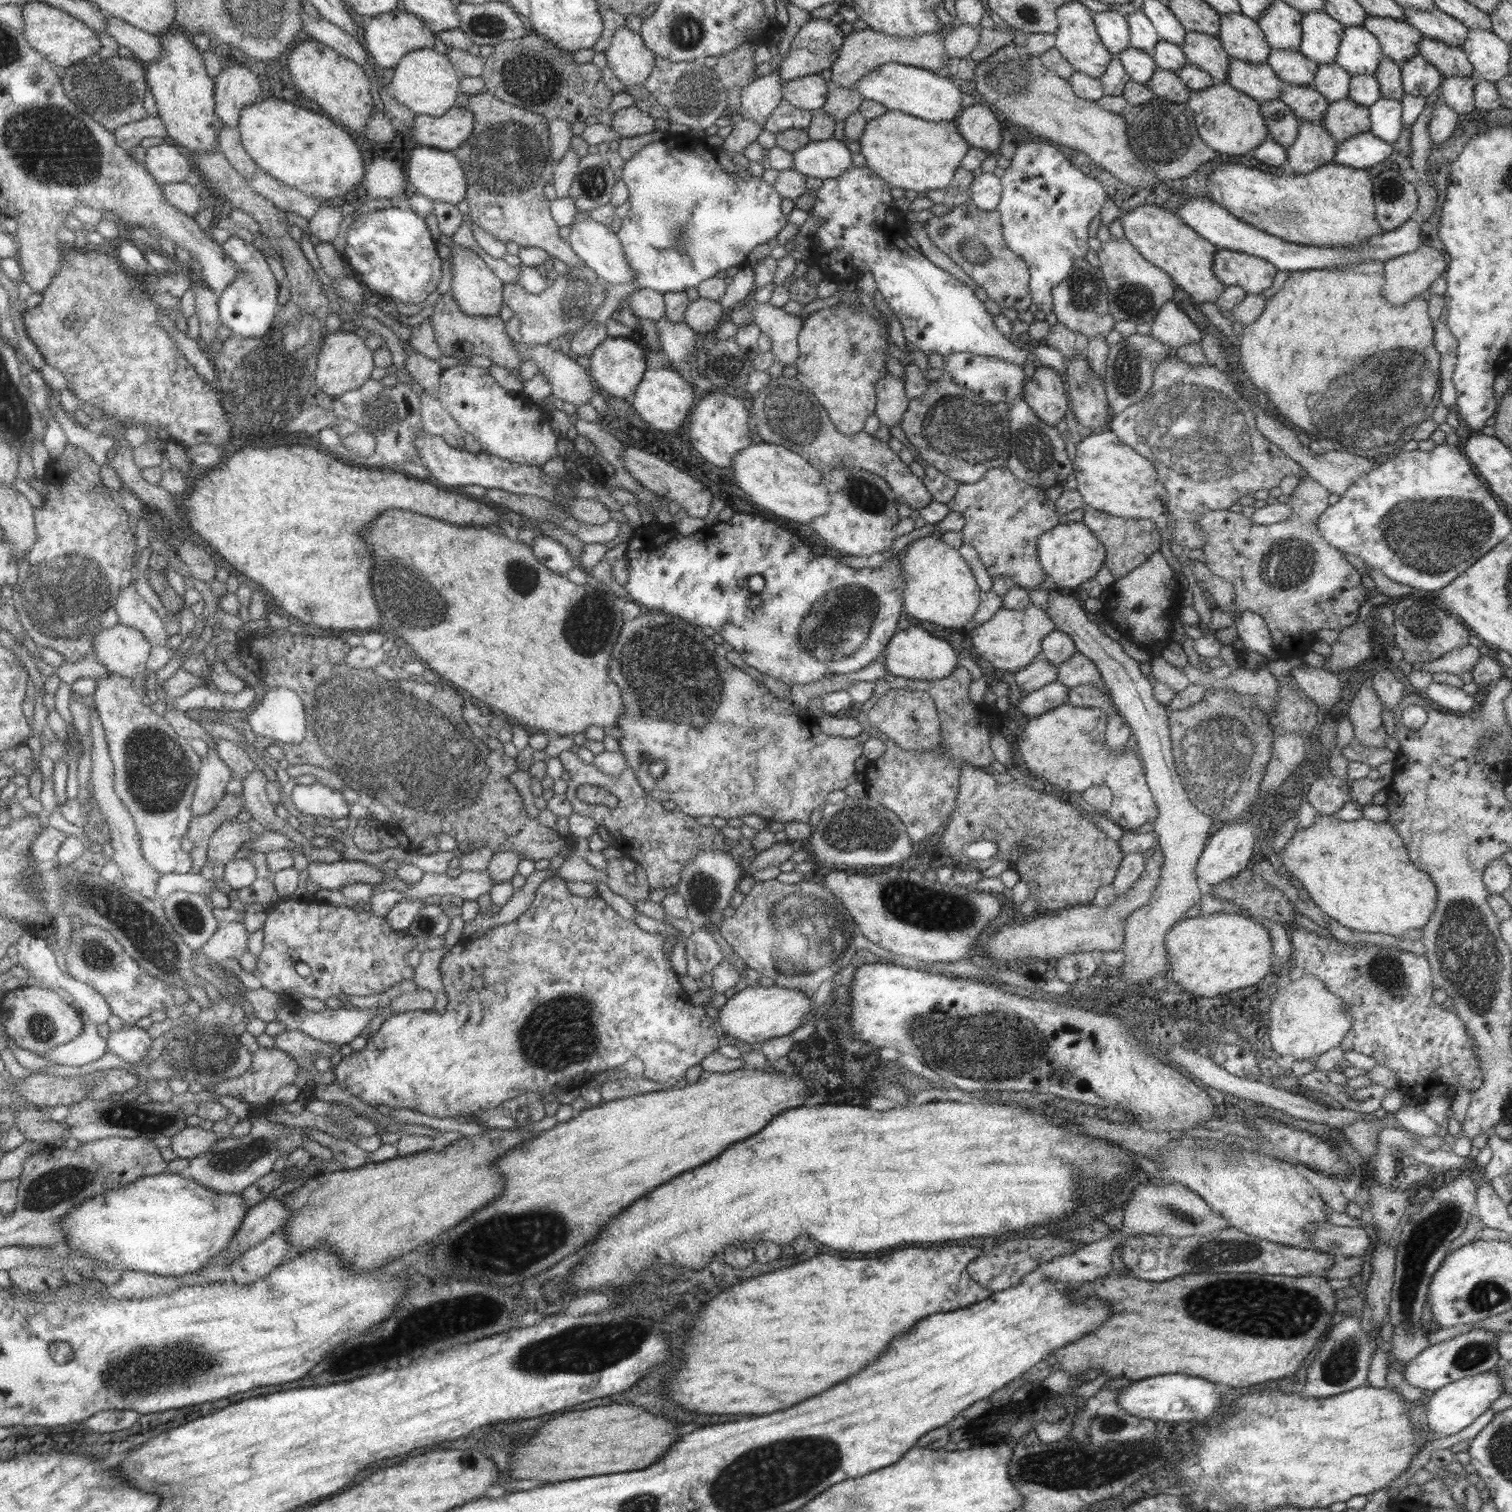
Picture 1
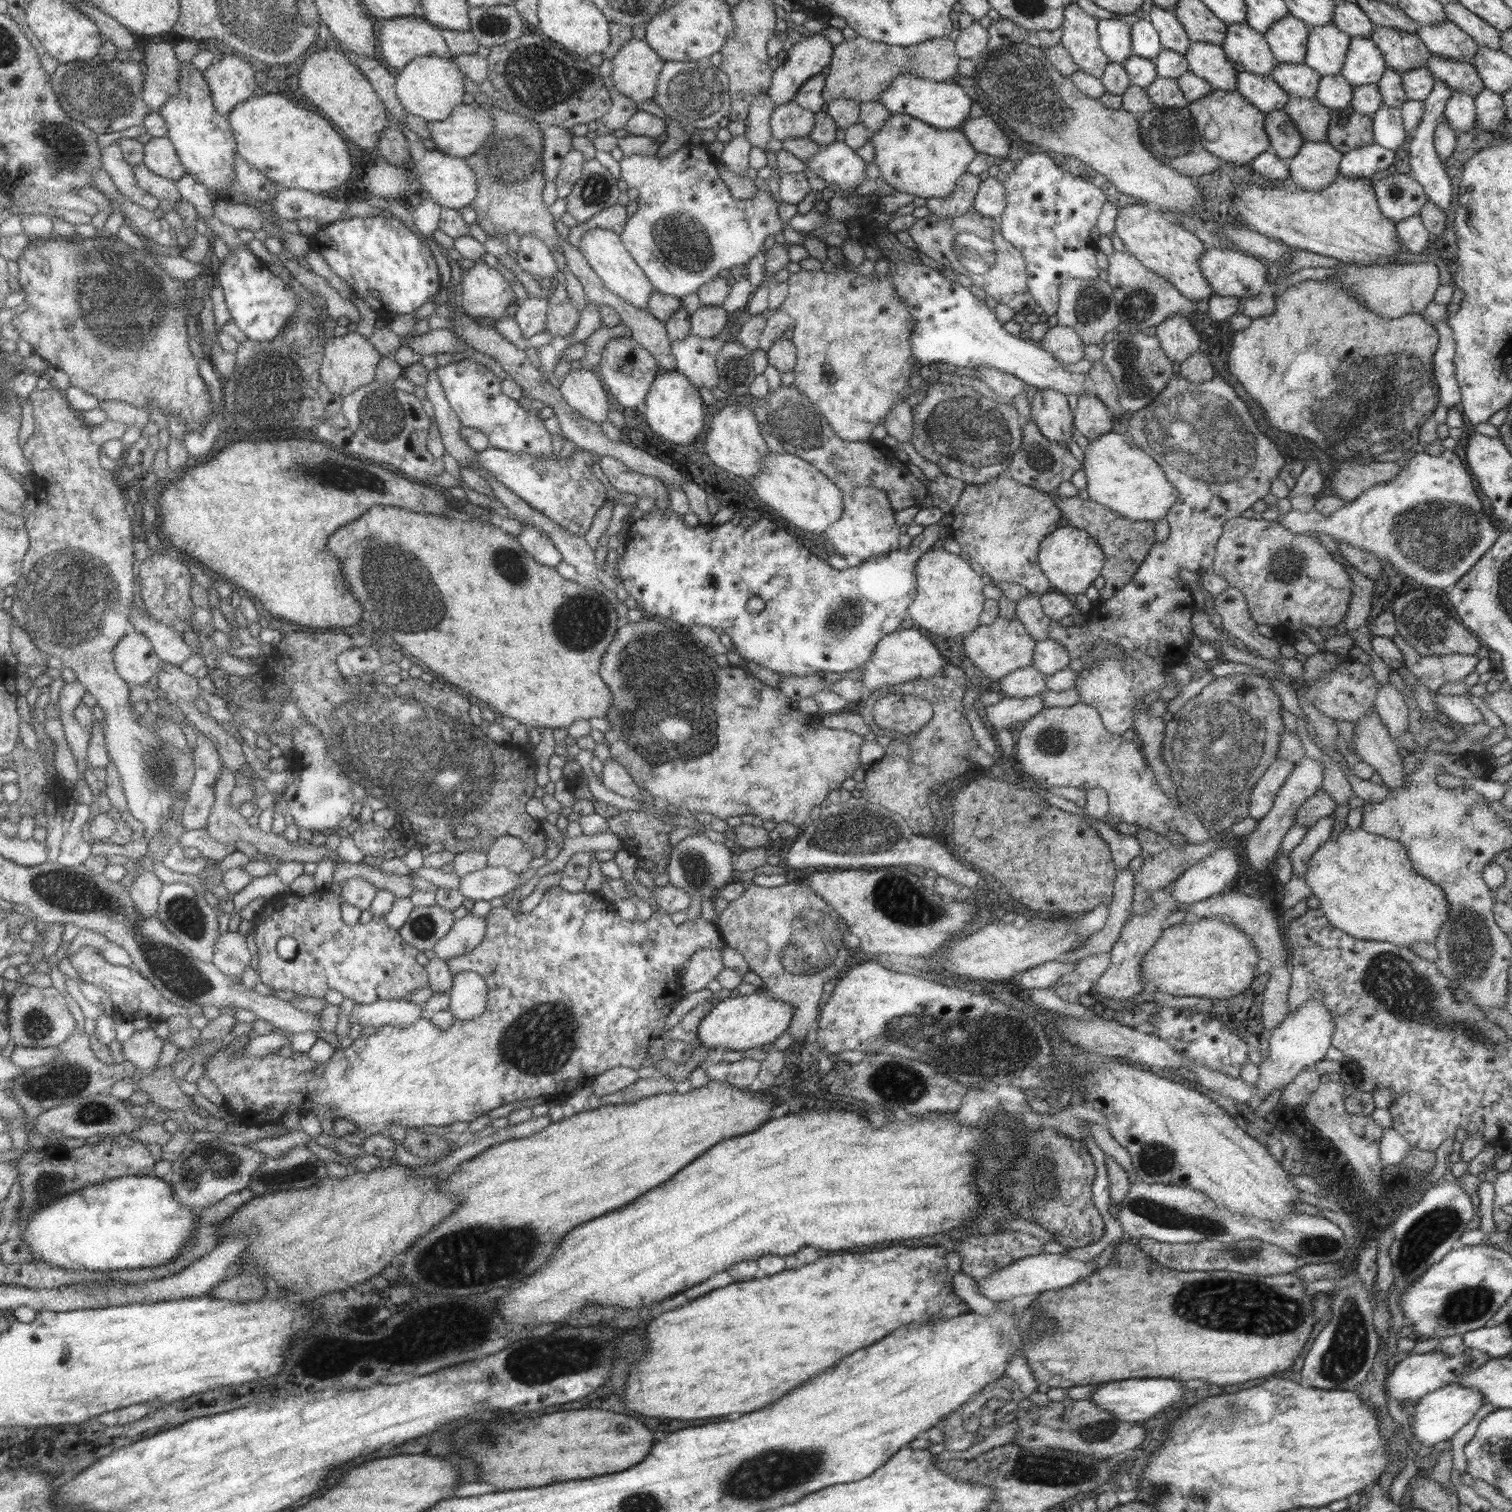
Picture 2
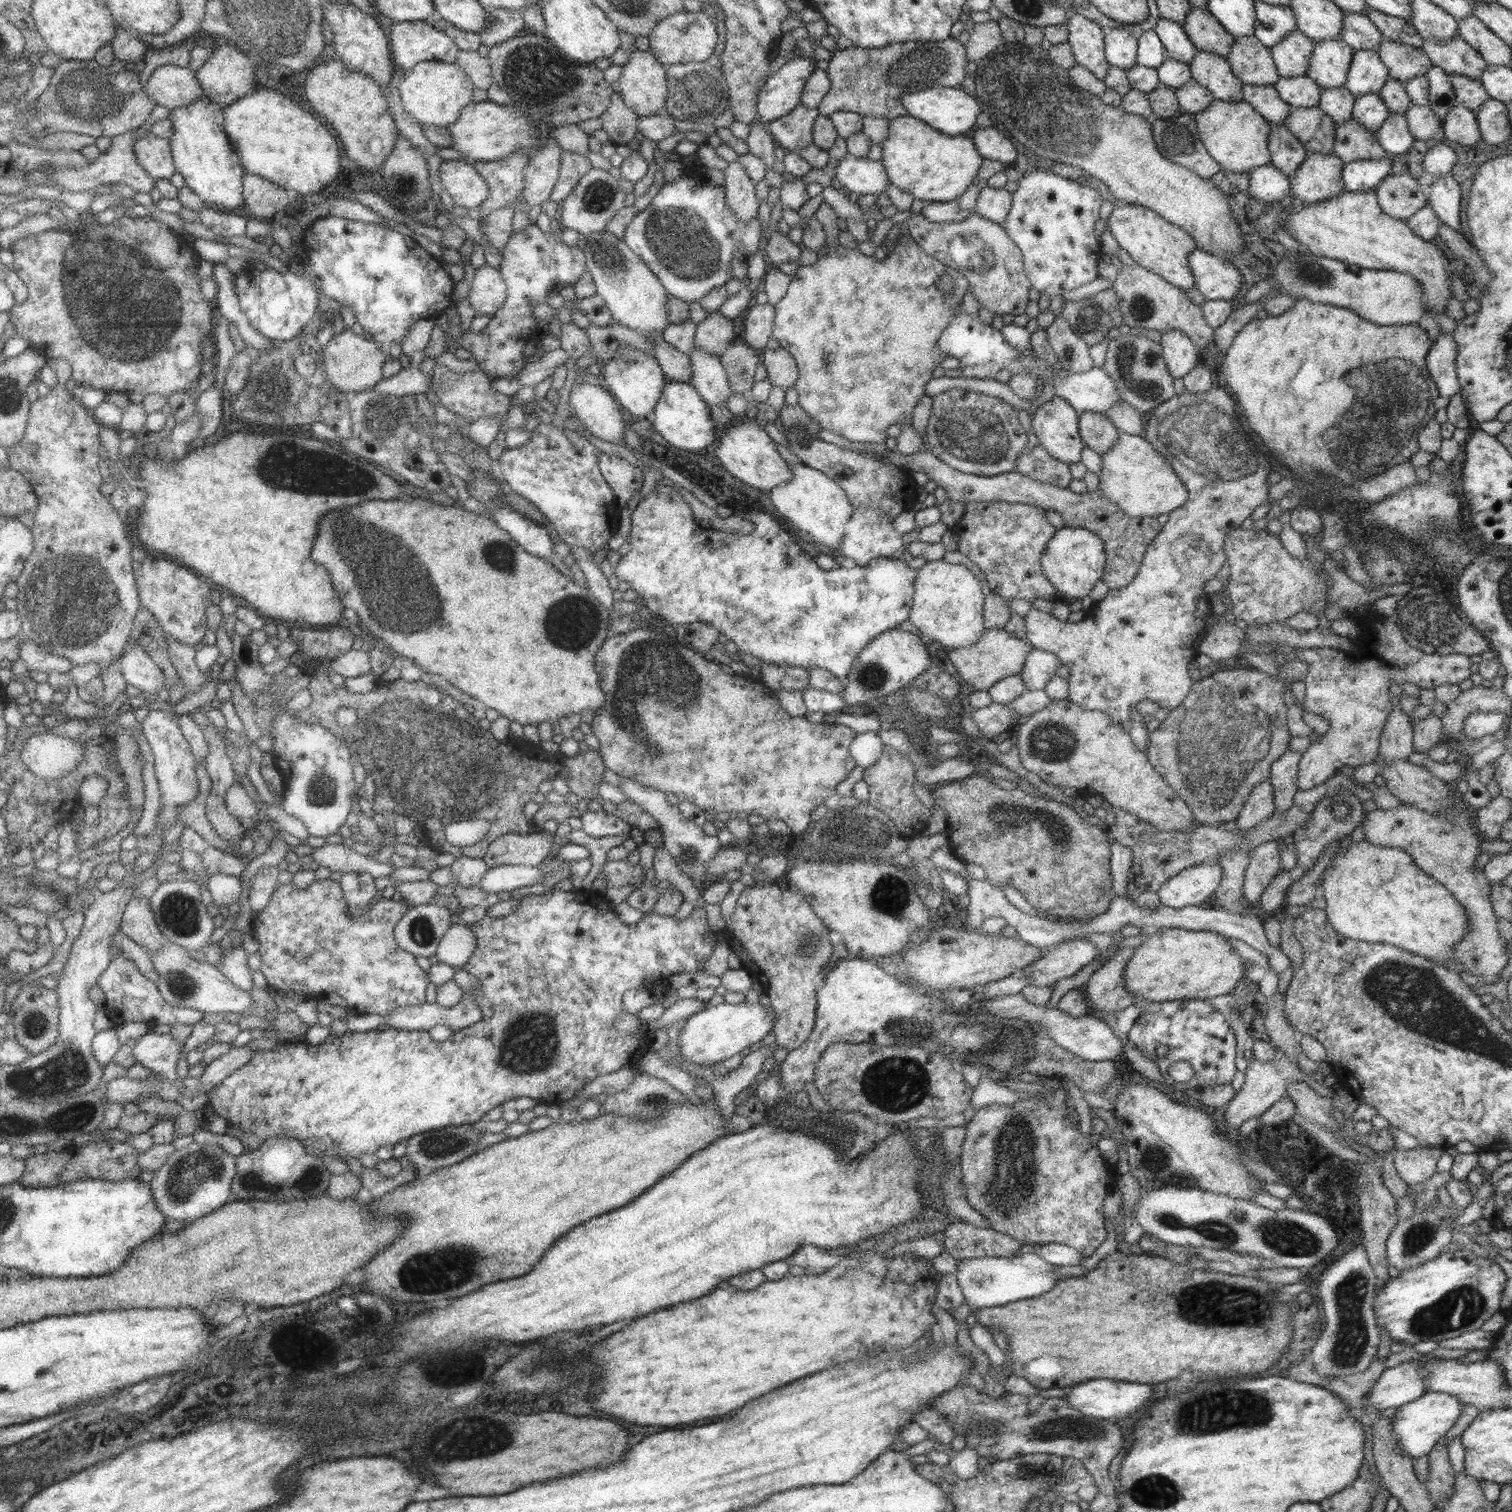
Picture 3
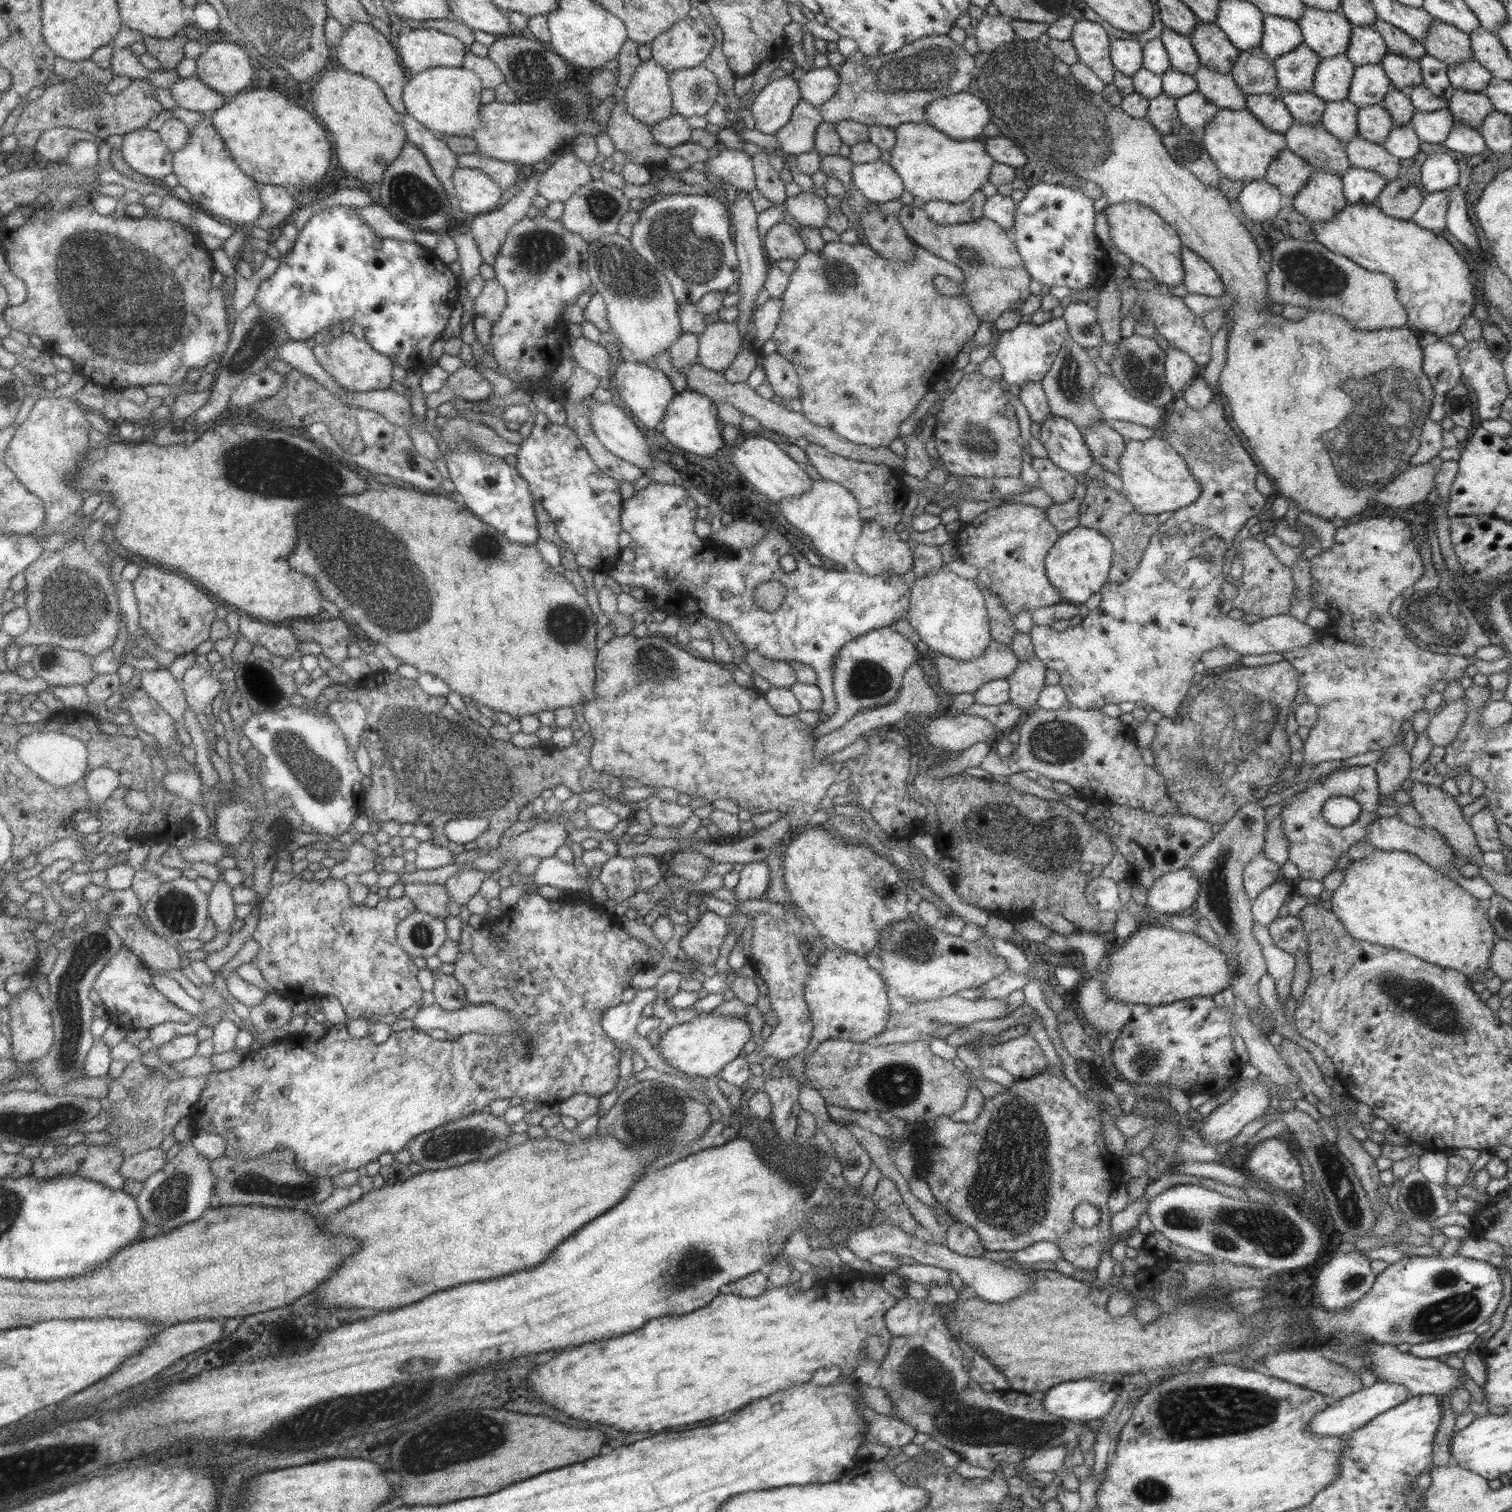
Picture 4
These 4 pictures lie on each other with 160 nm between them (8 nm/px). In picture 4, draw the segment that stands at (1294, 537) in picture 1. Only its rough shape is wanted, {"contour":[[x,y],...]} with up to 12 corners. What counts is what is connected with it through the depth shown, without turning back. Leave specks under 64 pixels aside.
{"contour":[[1252,536],[1234,548],[1248,619],[1288,614],[1290,569]]}

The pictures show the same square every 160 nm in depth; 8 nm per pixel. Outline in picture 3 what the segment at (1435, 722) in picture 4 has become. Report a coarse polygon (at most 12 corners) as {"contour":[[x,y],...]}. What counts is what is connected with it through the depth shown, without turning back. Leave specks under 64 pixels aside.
{"contour":[[1470,687],[1446,703],[1442,736],[1455,742],[1472,712],[1510,714],[1500,689]]}

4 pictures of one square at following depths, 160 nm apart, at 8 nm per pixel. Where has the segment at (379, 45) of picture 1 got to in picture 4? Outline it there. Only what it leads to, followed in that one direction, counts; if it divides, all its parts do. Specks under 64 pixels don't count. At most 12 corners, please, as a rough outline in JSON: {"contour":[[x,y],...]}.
{"contour":[[426,25],[401,26],[398,59],[408,75],[461,67],[467,47]]}

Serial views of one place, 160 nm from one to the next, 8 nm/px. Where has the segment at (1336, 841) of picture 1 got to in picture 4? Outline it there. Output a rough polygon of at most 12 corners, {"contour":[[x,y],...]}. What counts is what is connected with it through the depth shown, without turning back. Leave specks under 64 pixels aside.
{"contour":[[1370,849],[1330,911],[1349,938],[1465,976],[1493,929],[1464,888]]}

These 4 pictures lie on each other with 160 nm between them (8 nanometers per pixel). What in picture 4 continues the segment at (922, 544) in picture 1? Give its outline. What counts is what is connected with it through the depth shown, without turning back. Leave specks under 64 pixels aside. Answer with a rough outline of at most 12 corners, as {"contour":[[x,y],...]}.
{"contour":[[945,569],[915,578],[907,617],[929,650],[979,658],[981,589]]}

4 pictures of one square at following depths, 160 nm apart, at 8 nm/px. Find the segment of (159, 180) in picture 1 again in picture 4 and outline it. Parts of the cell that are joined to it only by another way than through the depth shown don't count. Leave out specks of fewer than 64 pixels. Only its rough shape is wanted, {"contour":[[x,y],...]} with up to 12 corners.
{"contour":[[157,131],[122,135],[121,159],[149,179],[171,174],[172,153]]}

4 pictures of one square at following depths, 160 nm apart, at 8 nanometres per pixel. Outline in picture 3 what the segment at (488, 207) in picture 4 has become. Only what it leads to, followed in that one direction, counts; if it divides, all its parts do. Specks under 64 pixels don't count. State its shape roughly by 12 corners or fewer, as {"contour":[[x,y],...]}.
{"contour":[[443,160],[443,192],[455,206],[475,209],[487,183],[471,162]]}

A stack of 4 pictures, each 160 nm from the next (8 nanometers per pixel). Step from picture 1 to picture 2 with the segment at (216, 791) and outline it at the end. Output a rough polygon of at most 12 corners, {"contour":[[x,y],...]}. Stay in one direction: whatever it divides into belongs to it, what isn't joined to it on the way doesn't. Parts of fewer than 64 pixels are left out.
{"contour":[[196,736],[194,775],[179,818],[206,827],[223,767],[213,743]]}

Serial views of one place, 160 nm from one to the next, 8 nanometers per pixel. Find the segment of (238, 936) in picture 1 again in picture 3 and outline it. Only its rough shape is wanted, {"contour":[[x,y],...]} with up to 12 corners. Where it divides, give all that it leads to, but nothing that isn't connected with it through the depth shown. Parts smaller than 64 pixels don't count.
{"contour":[[240,946],[225,949],[219,959],[221,974],[239,990],[254,985]]}

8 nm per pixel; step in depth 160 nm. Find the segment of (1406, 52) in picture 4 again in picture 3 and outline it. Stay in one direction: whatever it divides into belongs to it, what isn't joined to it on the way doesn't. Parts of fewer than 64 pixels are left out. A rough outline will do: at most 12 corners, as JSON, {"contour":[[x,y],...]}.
{"contour":[[1369,8],[1364,15],[1382,38],[1421,48],[1411,22]]}

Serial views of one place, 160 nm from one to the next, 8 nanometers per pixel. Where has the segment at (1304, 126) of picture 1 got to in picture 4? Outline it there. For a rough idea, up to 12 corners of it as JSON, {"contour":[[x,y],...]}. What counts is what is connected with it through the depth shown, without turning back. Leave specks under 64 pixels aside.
{"contour":[[1312,170],[1290,203],[1307,221],[1347,205],[1340,178]]}

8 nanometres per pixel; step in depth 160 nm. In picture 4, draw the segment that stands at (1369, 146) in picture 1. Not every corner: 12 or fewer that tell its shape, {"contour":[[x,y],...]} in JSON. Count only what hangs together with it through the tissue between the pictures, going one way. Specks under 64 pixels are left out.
{"contour":[[1349,166],[1340,178],[1346,204],[1372,204],[1386,180]]}

